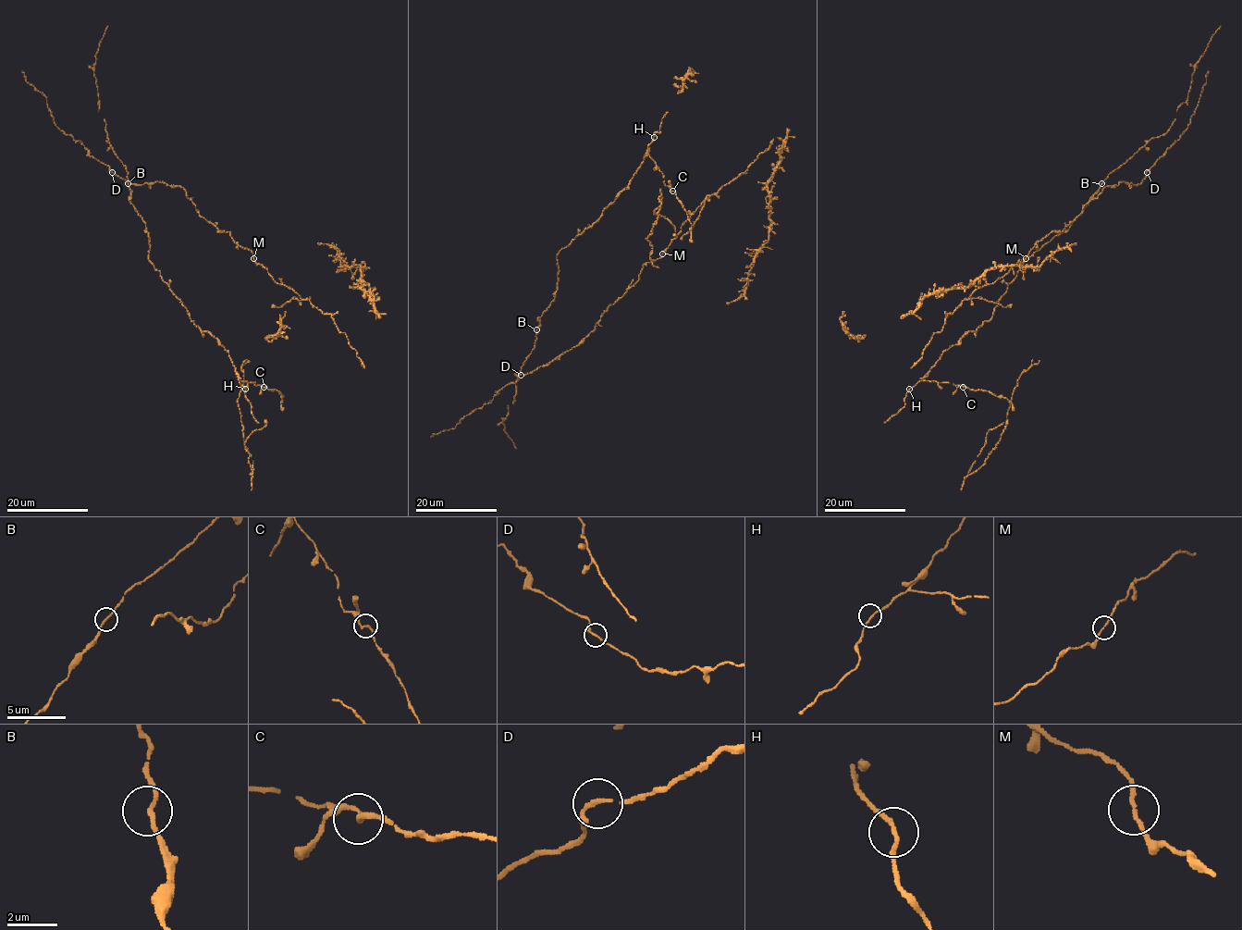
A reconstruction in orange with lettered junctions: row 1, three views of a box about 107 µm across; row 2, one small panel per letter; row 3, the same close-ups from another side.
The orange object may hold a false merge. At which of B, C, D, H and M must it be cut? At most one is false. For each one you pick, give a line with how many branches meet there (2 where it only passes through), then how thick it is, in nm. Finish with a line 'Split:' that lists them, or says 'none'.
Split: none

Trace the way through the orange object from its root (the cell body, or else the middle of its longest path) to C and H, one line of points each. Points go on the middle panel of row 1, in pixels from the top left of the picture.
C: (539, 320), (554, 299), (557, 254), (596, 221), (629, 184), (646, 151), (662, 172), (664, 183), (673, 191)
H: (539, 320), (554, 299), (559, 270), (557, 254), (596, 221), (629, 184), (654, 137)

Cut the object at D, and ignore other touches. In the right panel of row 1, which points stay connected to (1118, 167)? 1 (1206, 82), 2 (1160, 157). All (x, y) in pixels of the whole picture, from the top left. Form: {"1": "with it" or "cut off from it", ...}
{"1": "cut off from it", "2": "cut off from it"}

